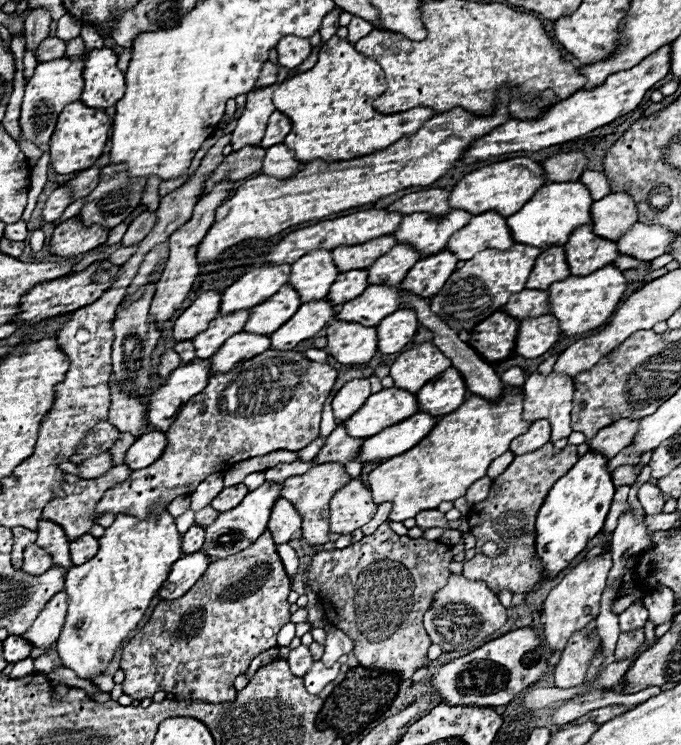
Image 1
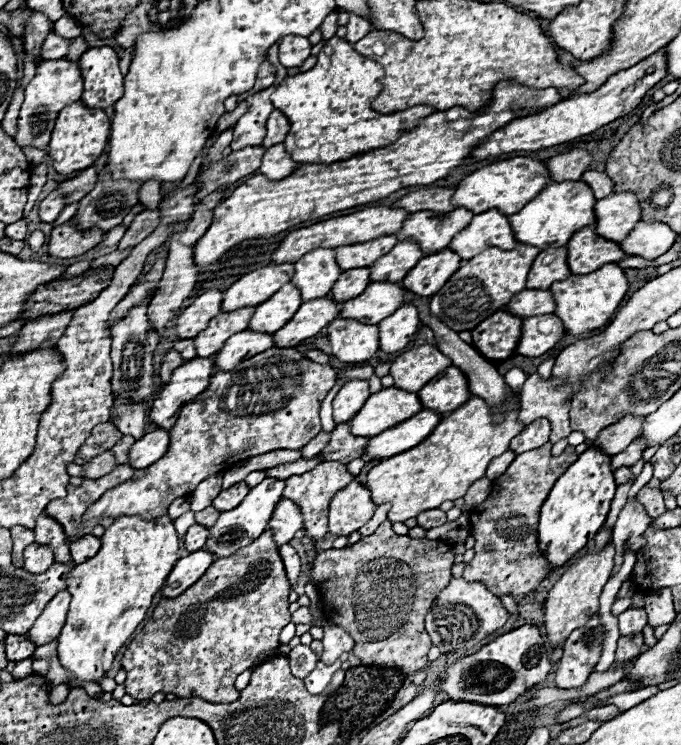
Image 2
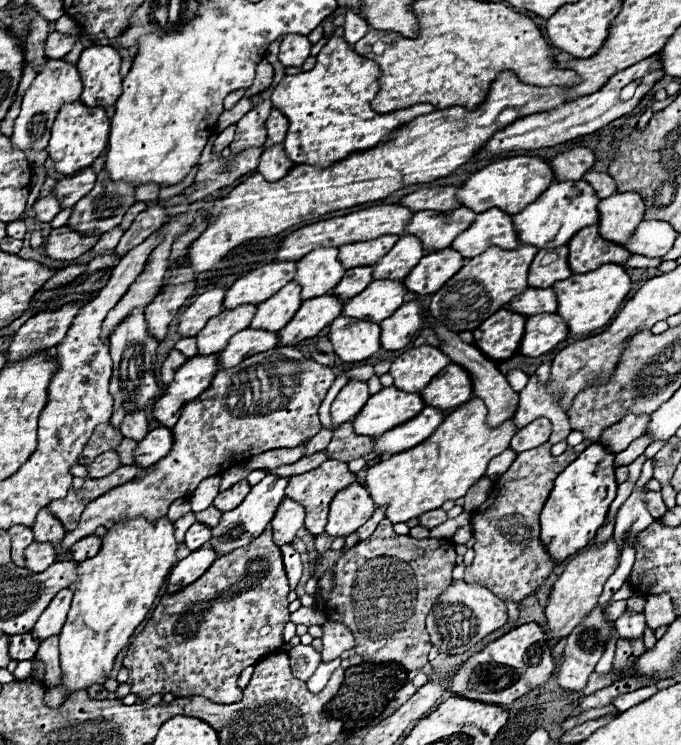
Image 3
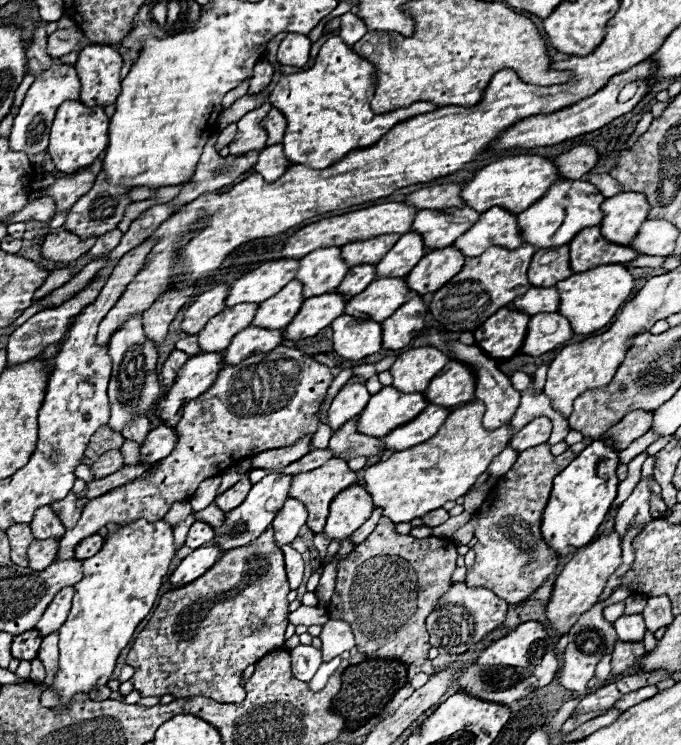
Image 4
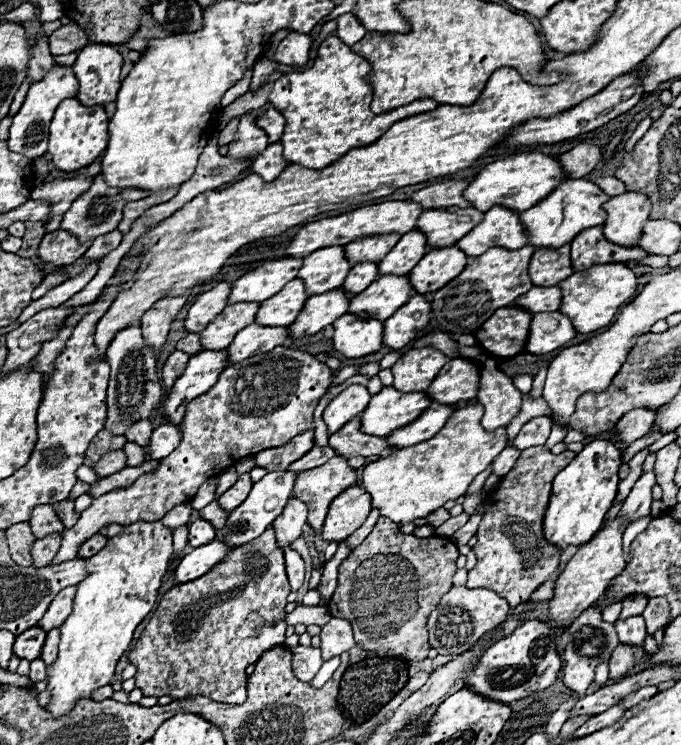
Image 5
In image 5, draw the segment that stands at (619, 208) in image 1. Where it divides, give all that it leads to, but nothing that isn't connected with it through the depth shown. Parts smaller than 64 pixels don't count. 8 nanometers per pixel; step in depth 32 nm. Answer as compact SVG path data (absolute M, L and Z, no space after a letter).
M626 192L622 196L612 196L604 210L608 214L604 222L604 236L618 246L632 248L640 242L642 230L650 220L652 204L644 194Z

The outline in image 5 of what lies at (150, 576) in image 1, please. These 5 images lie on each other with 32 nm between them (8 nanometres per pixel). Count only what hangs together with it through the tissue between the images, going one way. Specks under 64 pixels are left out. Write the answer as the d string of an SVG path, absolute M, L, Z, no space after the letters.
M134 522L126 526L126 530L108 540L108 546L100 550L100 554L88 560L88 578L78 584L78 594L74 598L74 610L68 620L60 626L60 650L54 664L46 668L46 684L50 692L50 704L46 710L52 718L60 718L70 712L78 700L90 698L94 690L112 682L116 664L120 656L128 650L136 626L150 614L156 604L158 588L168 570L168 562L172 556L172 532L162 526L162 522Z

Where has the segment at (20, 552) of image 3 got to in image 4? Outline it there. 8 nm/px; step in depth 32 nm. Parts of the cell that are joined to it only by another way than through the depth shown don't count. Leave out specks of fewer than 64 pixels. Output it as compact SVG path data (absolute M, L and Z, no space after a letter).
M16 524L6 530L10 548L12 548L12 560L18 566L28 566L28 548L34 542L34 536L30 532L28 524Z

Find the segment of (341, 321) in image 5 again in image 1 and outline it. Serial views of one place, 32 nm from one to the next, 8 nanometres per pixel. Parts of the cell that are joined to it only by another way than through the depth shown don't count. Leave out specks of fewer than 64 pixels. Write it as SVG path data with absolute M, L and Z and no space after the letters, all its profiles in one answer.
M336 320L326 328L326 332L328 352L340 364L366 364L378 350L378 336L374 326Z

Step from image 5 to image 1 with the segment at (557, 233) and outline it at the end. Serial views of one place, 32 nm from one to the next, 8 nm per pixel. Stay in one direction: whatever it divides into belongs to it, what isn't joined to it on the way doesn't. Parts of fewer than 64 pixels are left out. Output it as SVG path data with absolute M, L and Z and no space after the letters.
M548 182L528 204L522 206L522 210L508 216L508 226L514 240L520 244L536 246L540 250L546 250L548 246L564 246L576 228L592 224L592 204L590 190L582 182Z

